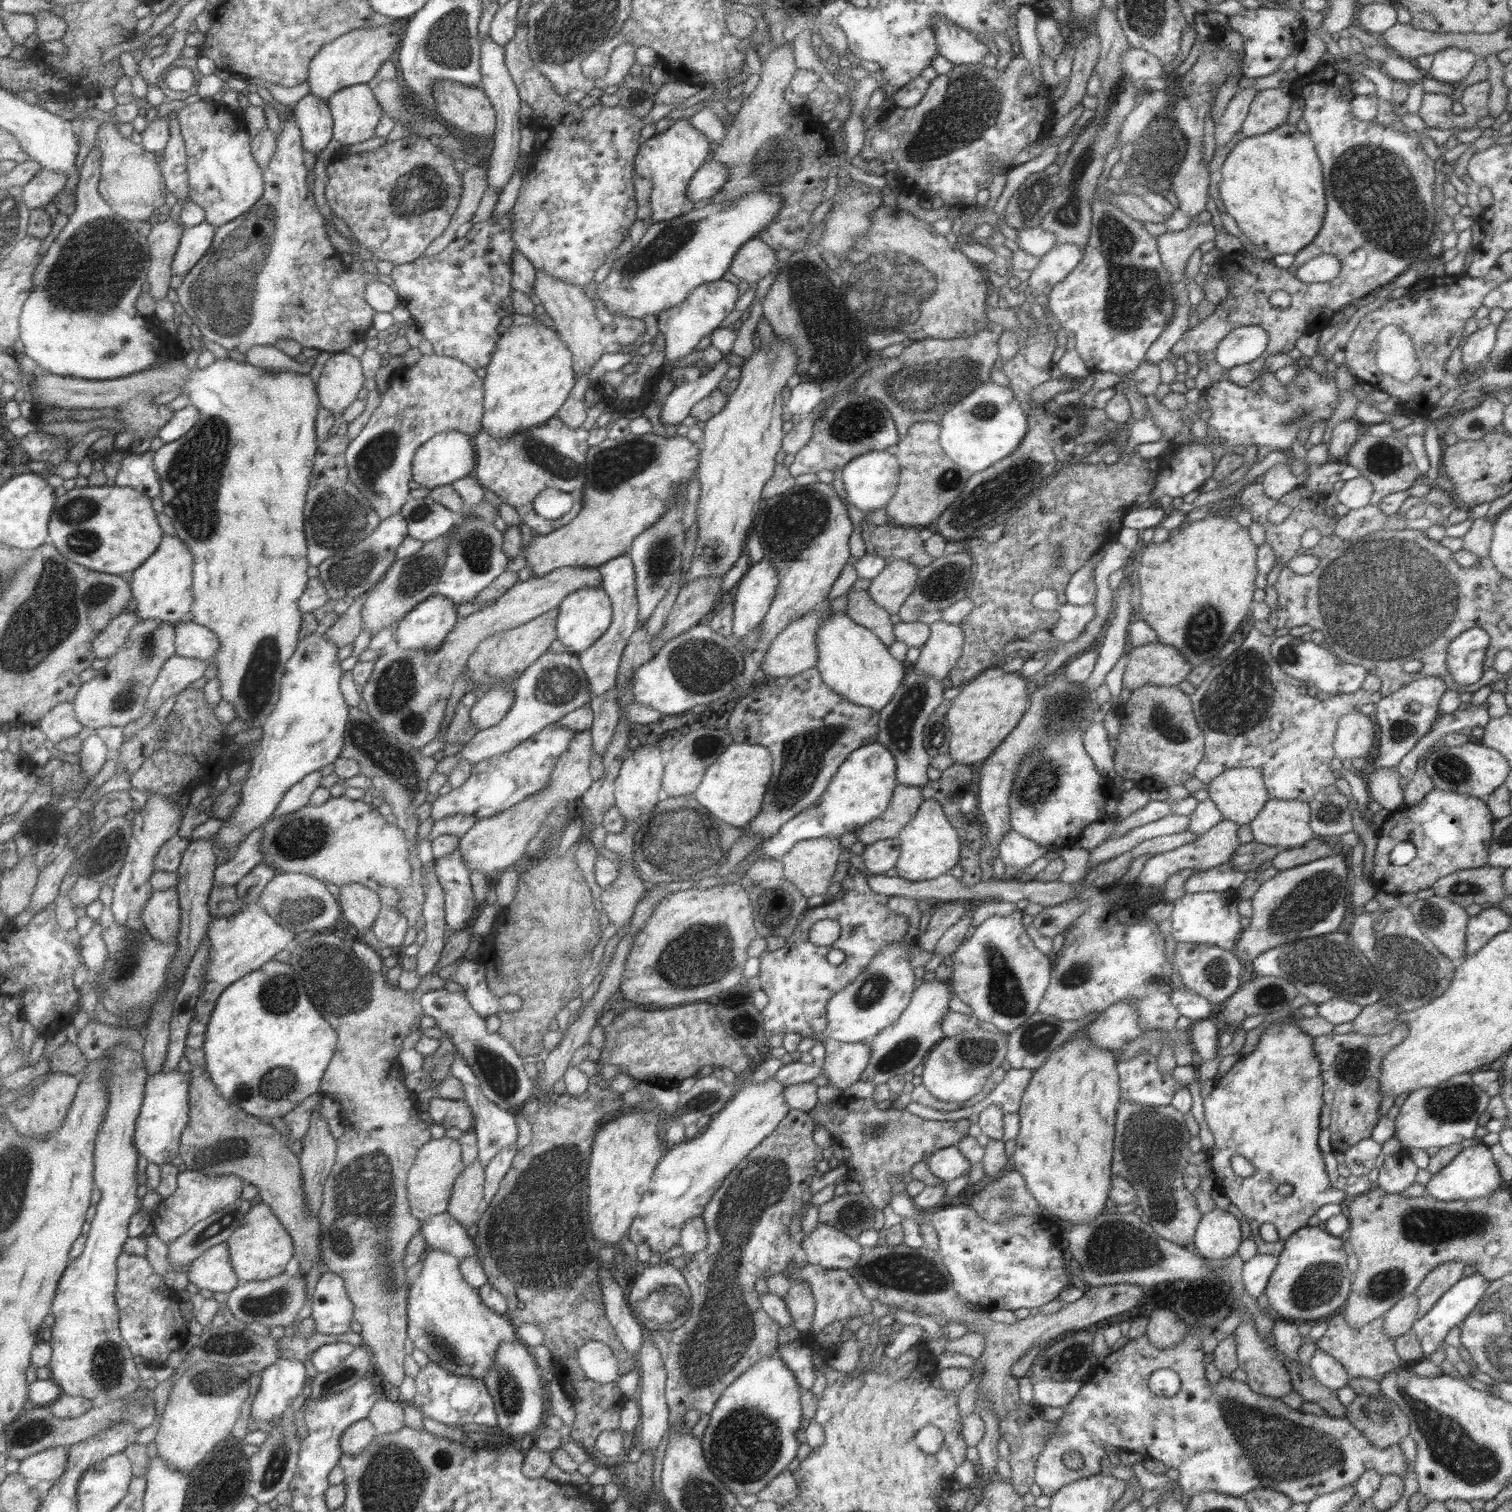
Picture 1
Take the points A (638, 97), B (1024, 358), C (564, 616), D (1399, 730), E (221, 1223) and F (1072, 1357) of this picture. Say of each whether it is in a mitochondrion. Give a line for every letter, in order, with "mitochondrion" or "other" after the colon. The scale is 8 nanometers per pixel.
A: other
B: other
C: other
D: mitochondrion
E: mitochondrion
F: mitochondrion

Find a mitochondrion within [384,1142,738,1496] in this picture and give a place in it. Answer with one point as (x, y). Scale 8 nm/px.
(509, 1388)

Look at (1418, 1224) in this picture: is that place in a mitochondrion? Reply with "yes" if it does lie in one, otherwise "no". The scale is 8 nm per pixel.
yes

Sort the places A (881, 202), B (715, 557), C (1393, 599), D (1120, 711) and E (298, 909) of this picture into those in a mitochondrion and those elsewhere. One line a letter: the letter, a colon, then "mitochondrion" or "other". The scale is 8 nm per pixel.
A: other
B: other
C: mitochondrion
D: other
E: mitochondrion

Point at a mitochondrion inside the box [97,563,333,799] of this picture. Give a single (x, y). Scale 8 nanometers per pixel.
(257, 685)

